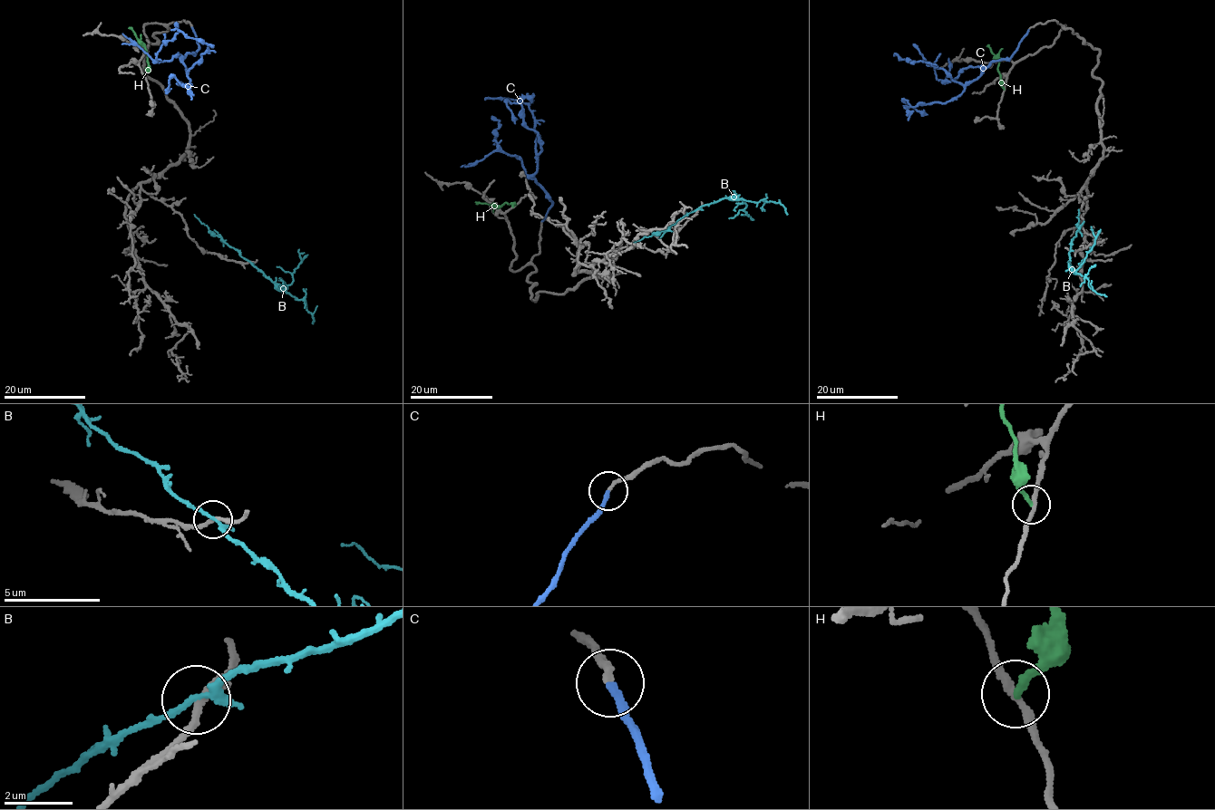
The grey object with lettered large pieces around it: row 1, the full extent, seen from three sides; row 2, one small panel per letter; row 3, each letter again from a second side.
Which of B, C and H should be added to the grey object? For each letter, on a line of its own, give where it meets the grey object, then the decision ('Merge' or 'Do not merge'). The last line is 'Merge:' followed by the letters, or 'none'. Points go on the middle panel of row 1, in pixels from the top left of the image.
B: Touches grey at (697, 209). Do not merge
C: Touches grey at (541, 221). Merge
H: Touches grey at (512, 207). Do not merge
Merge: C

